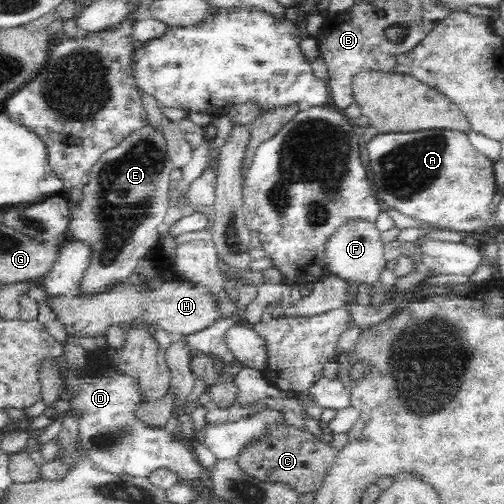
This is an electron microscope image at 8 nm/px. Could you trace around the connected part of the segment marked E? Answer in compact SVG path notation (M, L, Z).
M151 124L130 132L118 146L104 152L99 162L94 164L88 184L81 190L83 193L80 204L74 204L70 200L71 220L67 228L67 239L80 241L90 249L88 266L82 272L79 288L74 292L76 297L89 299L112 290L118 283L127 283L133 270L138 266L138 261L148 255L153 247L160 245L158 226L164 223L170 207L170 174L175 170L167 146L166 137Z

